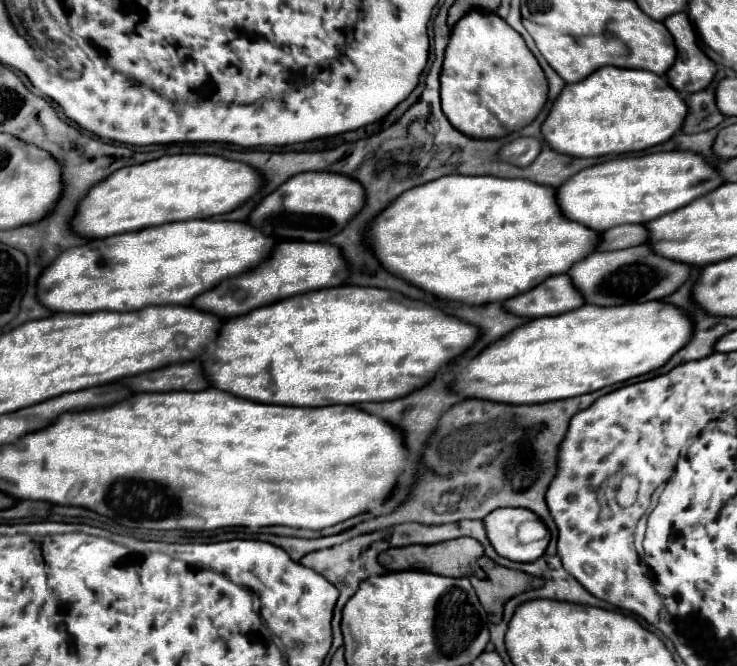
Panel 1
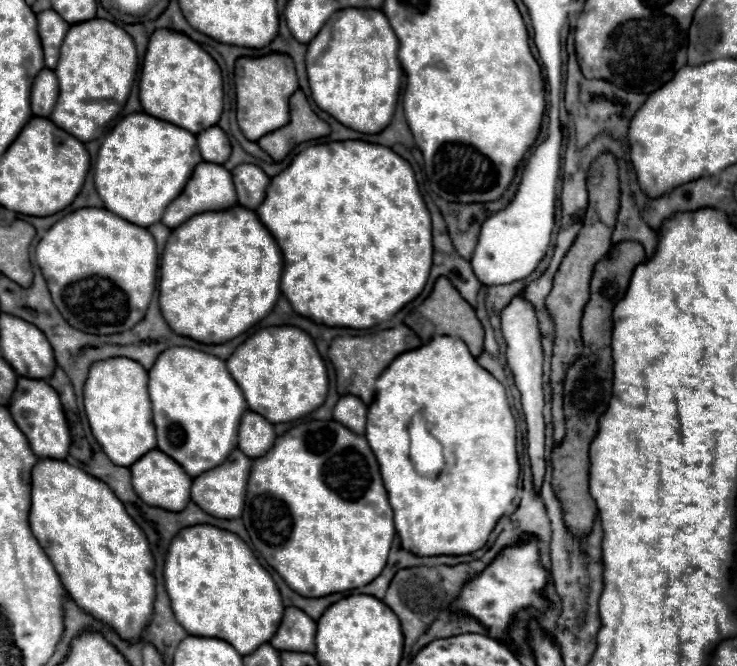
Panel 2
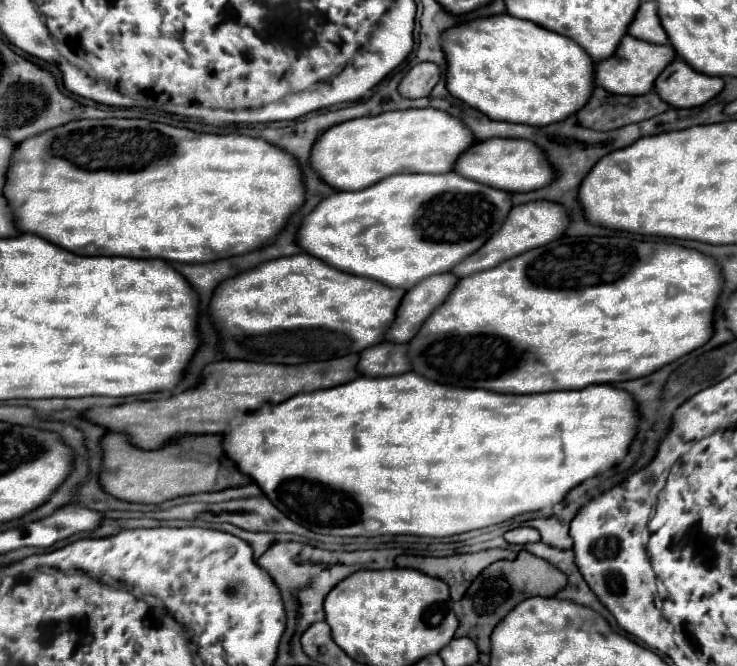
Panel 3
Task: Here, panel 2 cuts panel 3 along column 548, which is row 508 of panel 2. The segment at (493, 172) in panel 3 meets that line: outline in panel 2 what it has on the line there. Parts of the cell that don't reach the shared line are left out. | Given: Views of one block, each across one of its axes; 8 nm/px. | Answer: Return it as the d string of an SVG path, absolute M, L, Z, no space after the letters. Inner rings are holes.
M154 448L146 452L140 460L136 460L130 466L130 470L132 470L134 492L138 492L138 496L146 504L166 508L168 512L180 512L190 502L190 476L186 476L182 466L176 460L170 460L170 456L166 456L162 450Z

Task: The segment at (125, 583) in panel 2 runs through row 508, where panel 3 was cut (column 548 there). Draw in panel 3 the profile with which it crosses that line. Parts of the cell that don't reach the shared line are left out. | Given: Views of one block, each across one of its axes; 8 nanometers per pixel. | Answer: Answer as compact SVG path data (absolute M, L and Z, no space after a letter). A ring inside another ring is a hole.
M510 14L480 18L448 30L444 36L444 52L448 58L446 86L450 94L480 110L490 120L528 126L556 124L576 114L590 100L594 90L594 60L588 58L582 46L562 34L550 32L520 18L512 18Z

